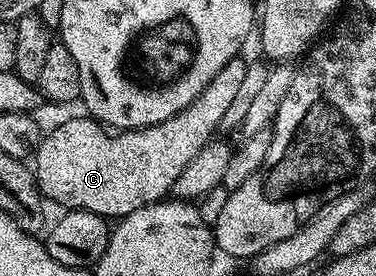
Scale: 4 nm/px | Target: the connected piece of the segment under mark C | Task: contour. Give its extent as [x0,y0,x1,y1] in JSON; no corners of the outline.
[33,56,248,219]

